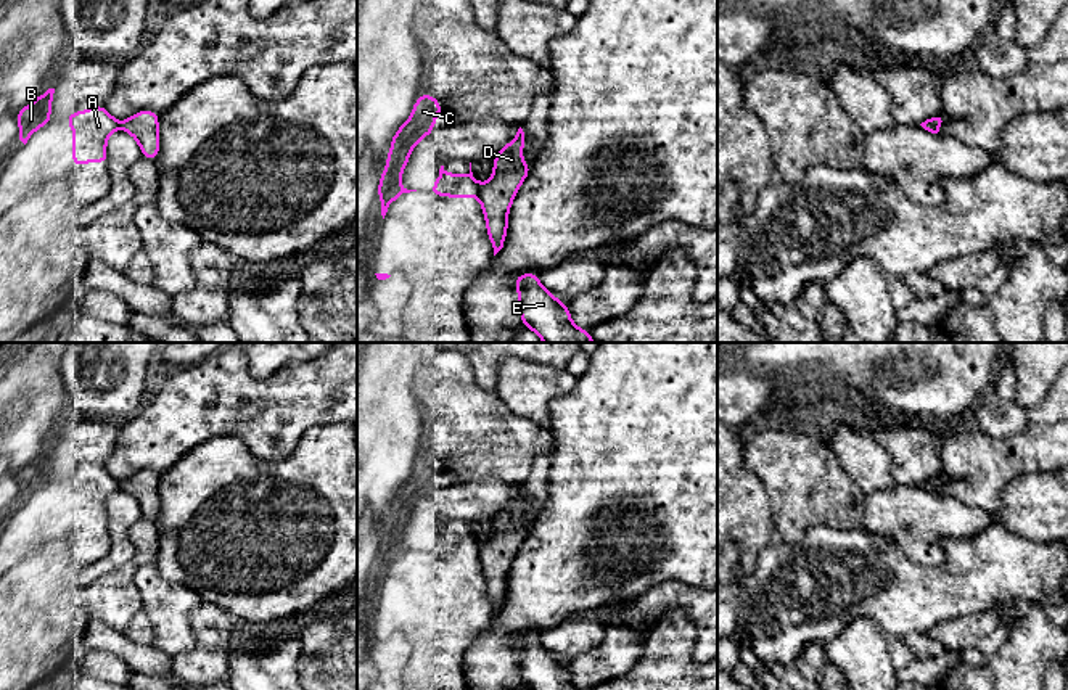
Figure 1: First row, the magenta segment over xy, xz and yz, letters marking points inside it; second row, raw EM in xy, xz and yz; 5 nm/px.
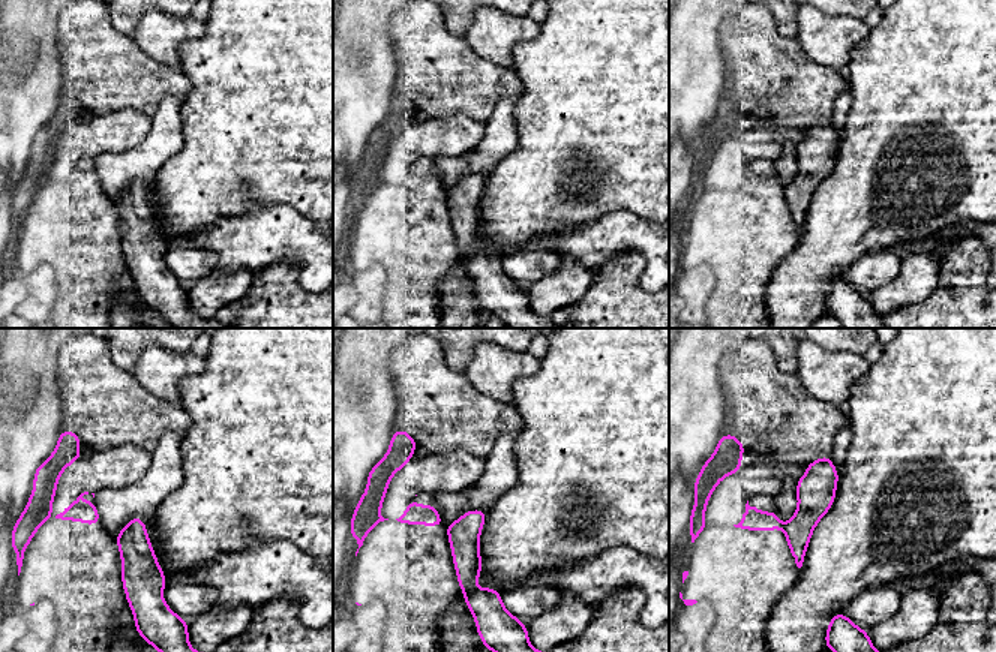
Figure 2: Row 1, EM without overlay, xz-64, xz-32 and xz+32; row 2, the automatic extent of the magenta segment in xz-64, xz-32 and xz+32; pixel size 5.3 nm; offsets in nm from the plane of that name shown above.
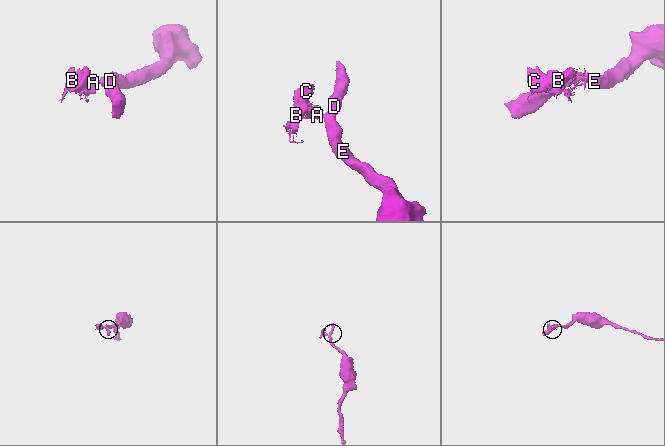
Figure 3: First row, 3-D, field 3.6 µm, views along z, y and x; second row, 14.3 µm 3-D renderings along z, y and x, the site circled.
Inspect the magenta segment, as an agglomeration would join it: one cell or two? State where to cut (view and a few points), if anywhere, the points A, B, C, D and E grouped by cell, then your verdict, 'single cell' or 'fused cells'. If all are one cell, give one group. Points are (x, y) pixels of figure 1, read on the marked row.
cut in xz along (481, 185), (478, 197); A B C / D E; fused cells

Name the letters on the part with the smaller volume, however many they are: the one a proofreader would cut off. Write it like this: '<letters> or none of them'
A, B, C

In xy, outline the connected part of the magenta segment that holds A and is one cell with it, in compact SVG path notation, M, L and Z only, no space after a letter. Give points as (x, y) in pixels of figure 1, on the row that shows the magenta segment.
M90 106L87 111L74 111L66 114L66 122L74 130L72 135L72 169L85 162L108 162L106 140L121 129L103 106Z

